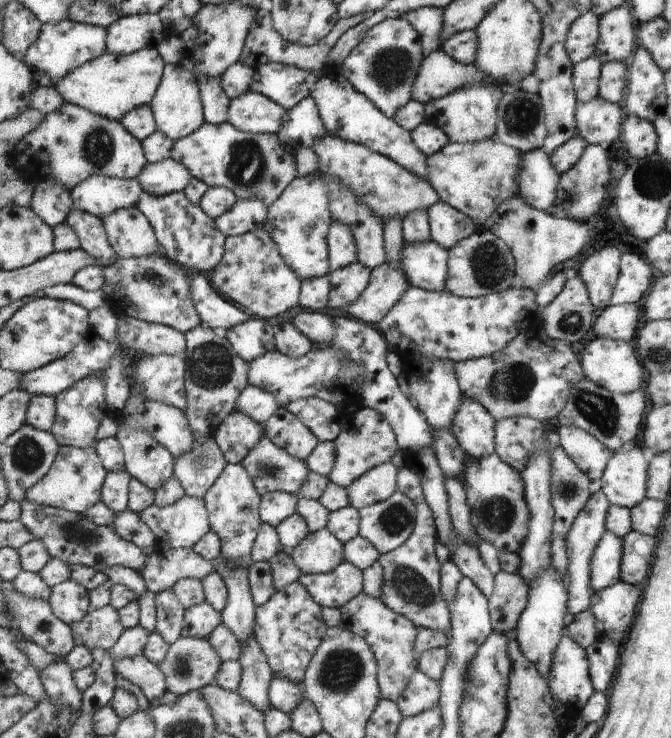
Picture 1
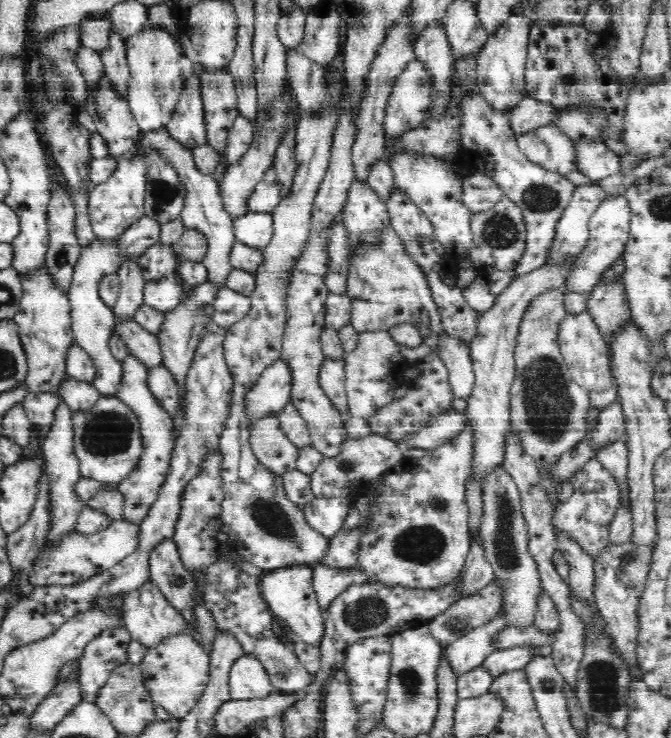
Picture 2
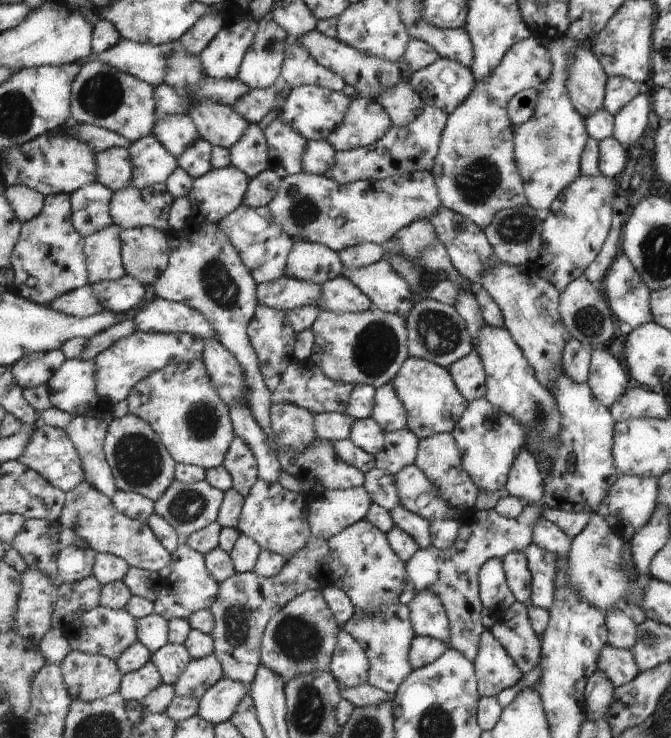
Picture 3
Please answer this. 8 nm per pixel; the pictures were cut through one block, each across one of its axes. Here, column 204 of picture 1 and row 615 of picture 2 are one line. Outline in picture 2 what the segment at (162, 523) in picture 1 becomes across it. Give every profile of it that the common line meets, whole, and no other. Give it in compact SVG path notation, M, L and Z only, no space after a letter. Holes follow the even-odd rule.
M503 467L490 472L482 482L483 517L480 534L484 539L484 555L491 563L495 578L506 589L501 612L508 619L510 627L527 627L533 625L535 606L543 588L538 565L527 549L528 535L524 515L522 514L520 491L513 478Z

